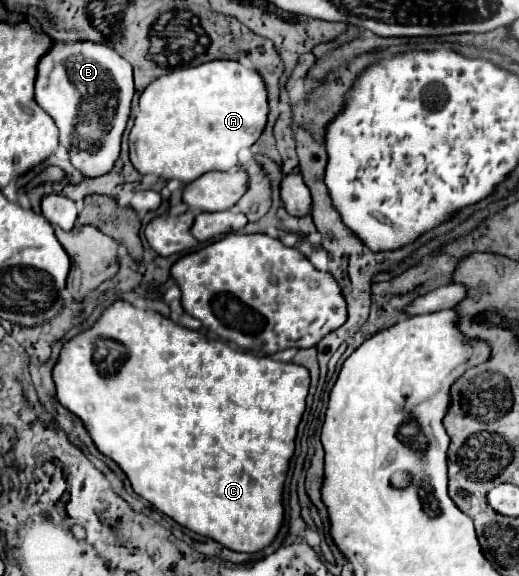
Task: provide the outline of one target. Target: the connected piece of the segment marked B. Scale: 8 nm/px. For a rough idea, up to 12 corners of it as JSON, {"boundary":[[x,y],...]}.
{"boundary":[[55,43],[35,101],[85,177],[117,161],[129,61]]}

